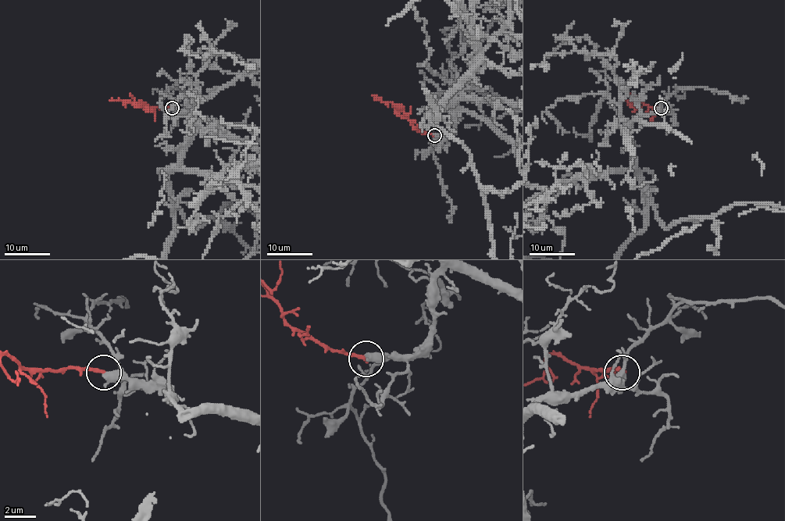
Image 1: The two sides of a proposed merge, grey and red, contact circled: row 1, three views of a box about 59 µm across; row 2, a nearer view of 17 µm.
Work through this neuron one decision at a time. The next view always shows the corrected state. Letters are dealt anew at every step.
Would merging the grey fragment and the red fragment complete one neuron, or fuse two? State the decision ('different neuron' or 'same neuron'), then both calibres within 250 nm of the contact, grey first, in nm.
same neuron | 280/200 nm

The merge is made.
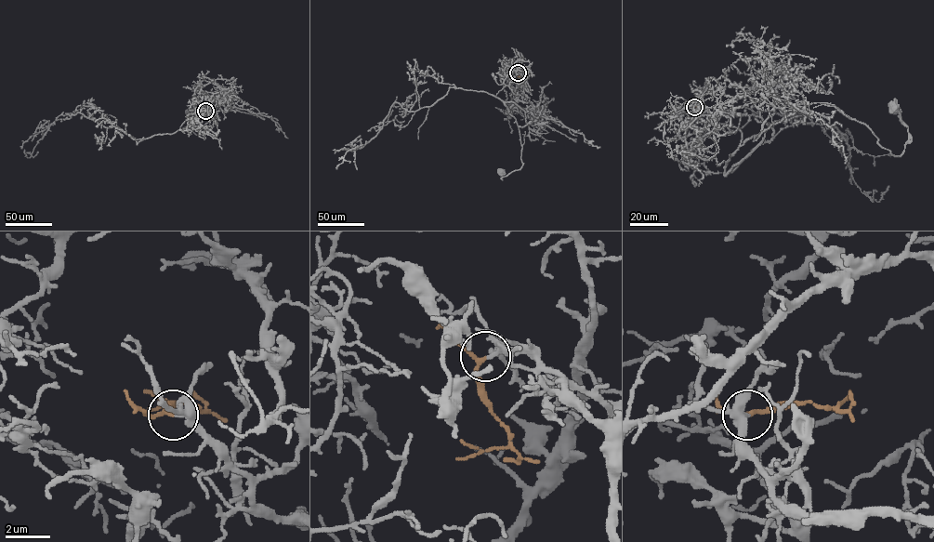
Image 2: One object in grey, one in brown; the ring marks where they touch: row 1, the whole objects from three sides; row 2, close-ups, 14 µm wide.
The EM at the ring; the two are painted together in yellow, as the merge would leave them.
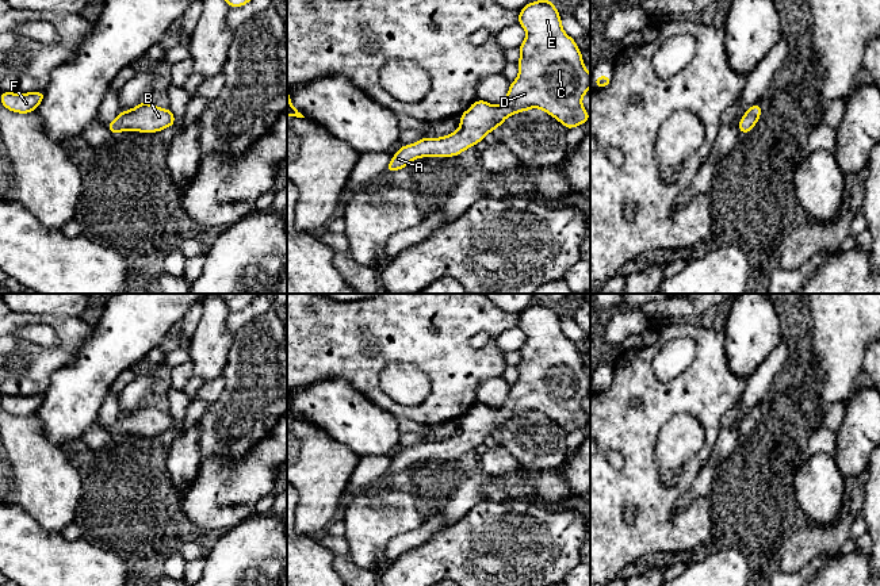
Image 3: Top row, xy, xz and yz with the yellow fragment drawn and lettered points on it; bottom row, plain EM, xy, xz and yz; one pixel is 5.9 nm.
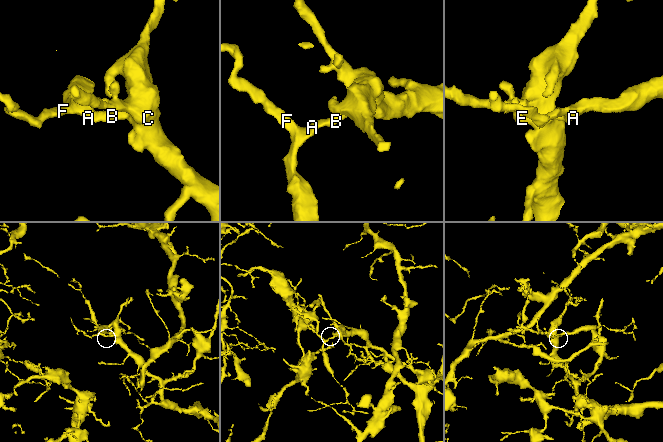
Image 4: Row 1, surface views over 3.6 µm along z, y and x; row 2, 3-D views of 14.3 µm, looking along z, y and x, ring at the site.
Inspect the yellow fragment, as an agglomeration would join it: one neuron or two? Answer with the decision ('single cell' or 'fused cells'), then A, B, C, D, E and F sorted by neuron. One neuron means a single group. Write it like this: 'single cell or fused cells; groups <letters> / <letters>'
single cell; groups A B C D E F

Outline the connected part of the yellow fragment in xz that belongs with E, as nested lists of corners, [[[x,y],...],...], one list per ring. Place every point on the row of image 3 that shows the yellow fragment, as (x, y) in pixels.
[[[539,0],[528,3],[519,12],[519,24],[525,30],[527,37],[519,46],[521,55],[517,61],[519,76],[510,83],[508,95],[502,104],[491,106],[485,100],[477,100],[460,114],[459,129],[440,138],[422,137],[418,142],[403,145],[391,158],[386,172],[394,172],[408,166],[413,160],[421,157],[454,157],[466,149],[483,141],[487,133],[493,133],[504,120],[517,112],[531,108],[540,108],[559,120],[567,130],[581,126],[590,115],[582,107],[582,97],[590,88],[590,73],[586,70],[582,54],[562,28],[562,20],[554,3]]]

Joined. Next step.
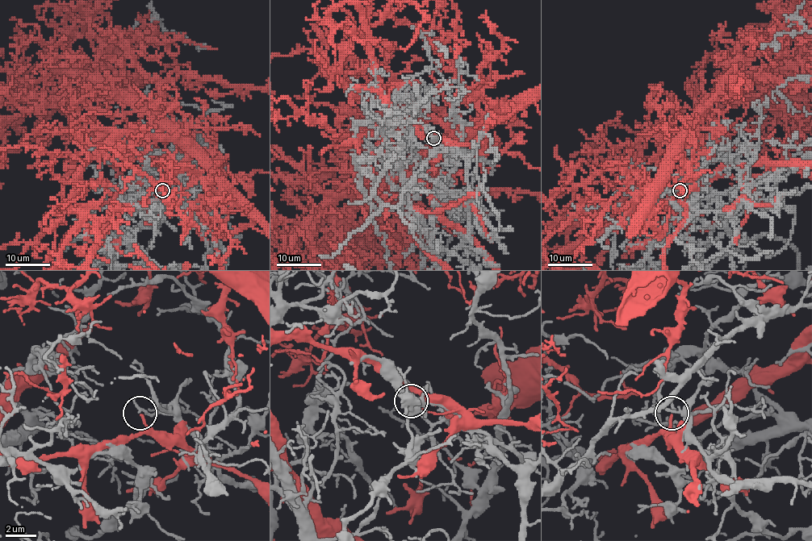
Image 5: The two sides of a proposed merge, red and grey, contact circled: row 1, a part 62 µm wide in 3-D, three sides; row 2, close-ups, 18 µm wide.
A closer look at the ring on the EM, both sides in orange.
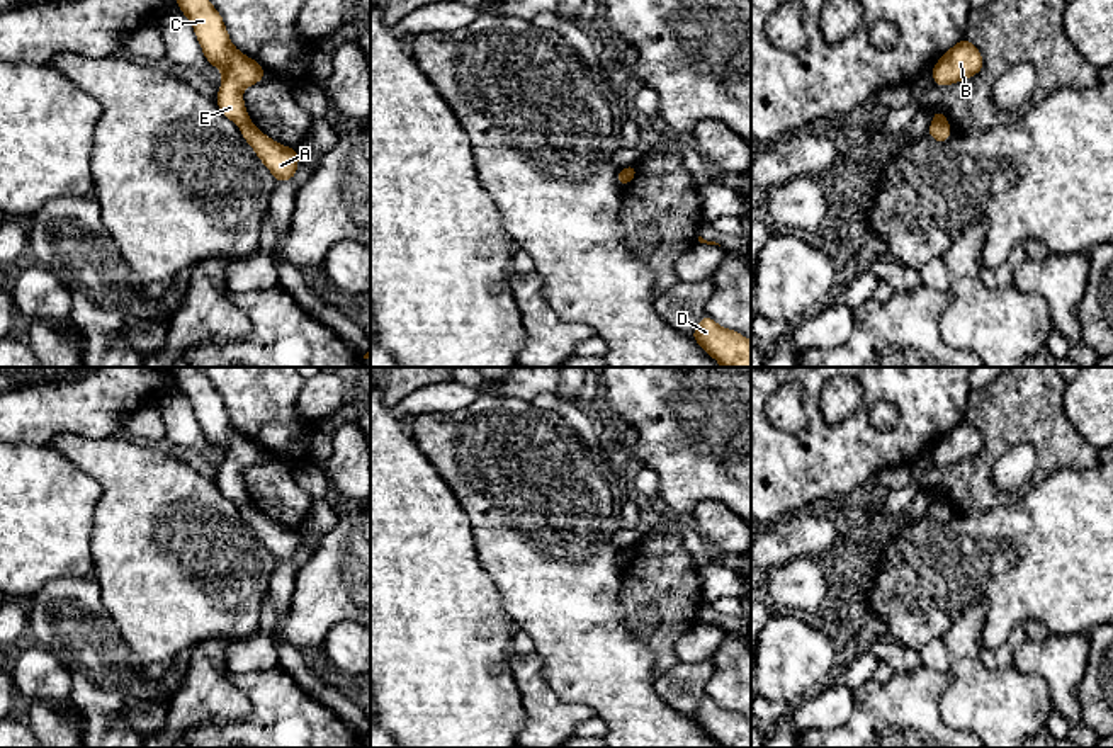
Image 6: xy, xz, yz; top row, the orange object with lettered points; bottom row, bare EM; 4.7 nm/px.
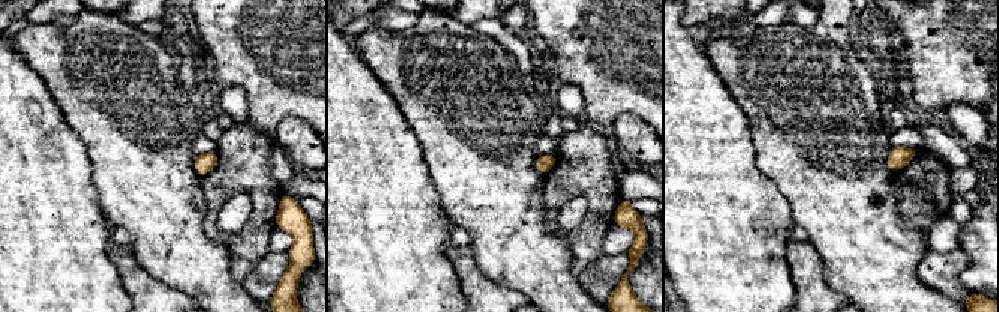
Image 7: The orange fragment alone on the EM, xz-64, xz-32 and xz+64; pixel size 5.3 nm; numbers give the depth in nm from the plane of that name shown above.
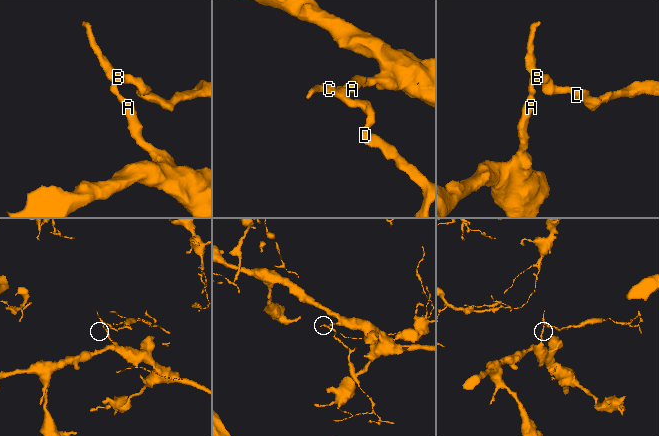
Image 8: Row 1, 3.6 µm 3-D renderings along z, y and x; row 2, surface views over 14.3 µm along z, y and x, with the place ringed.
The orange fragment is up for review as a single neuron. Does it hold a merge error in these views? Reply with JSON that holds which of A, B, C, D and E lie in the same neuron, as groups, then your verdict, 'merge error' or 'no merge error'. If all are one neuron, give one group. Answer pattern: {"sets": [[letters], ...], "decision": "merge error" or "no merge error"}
{"sets": [["A"], ["B", "C", "D", "E"]], "decision": "merge error"}

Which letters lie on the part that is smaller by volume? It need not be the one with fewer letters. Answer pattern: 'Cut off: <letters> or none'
Cut off: B, C, D, E

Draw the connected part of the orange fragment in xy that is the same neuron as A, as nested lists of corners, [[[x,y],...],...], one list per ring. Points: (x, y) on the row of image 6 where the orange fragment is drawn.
[[[251,121],[240,126],[241,136],[255,150],[260,162],[272,172],[275,184],[292,180],[299,153],[265,136]]]

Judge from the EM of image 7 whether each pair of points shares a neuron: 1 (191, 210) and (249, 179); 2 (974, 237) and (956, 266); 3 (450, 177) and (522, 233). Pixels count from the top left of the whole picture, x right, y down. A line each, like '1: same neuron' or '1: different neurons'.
1: different neurons
2: different neurons
3: same neuron

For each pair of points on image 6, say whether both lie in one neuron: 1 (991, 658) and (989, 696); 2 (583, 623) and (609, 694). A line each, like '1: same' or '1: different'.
1: different
2: same

